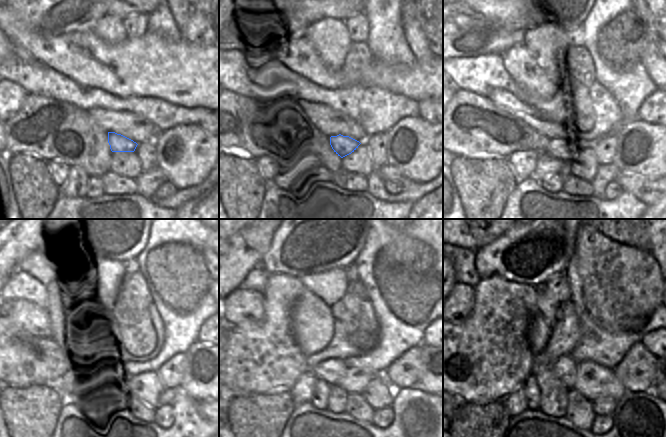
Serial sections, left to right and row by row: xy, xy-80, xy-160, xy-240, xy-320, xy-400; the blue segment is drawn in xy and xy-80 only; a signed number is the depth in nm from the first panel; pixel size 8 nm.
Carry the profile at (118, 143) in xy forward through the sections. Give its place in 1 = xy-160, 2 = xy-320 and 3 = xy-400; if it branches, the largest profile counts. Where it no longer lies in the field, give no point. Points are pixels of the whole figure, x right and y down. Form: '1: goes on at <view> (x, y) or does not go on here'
1: goes on at xy-160 (562, 149)
2: goes on at xy-320 (302, 391)
3: goes on at xy-400 (515, 403)

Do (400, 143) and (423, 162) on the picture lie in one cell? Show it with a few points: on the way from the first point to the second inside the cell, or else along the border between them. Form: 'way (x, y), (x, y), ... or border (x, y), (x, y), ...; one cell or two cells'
way (406, 145), (417, 156); one cell

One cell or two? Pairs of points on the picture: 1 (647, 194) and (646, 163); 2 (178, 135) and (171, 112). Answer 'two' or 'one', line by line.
1: two
2: two

